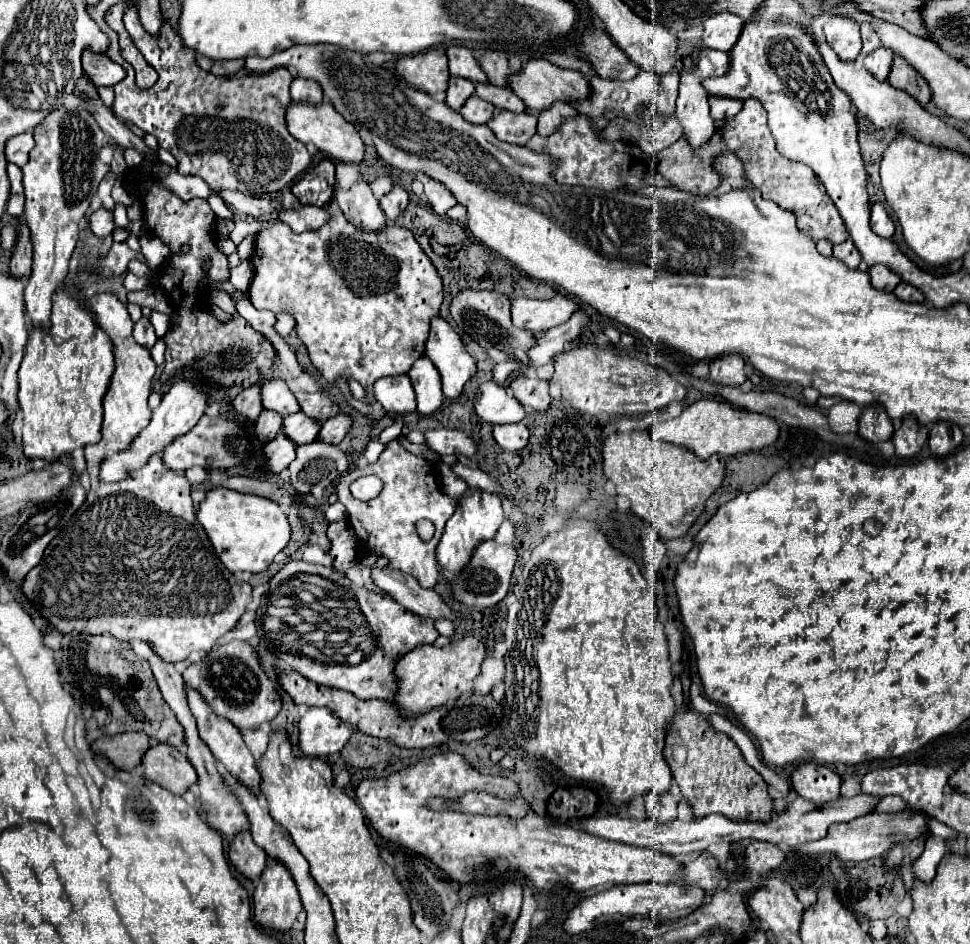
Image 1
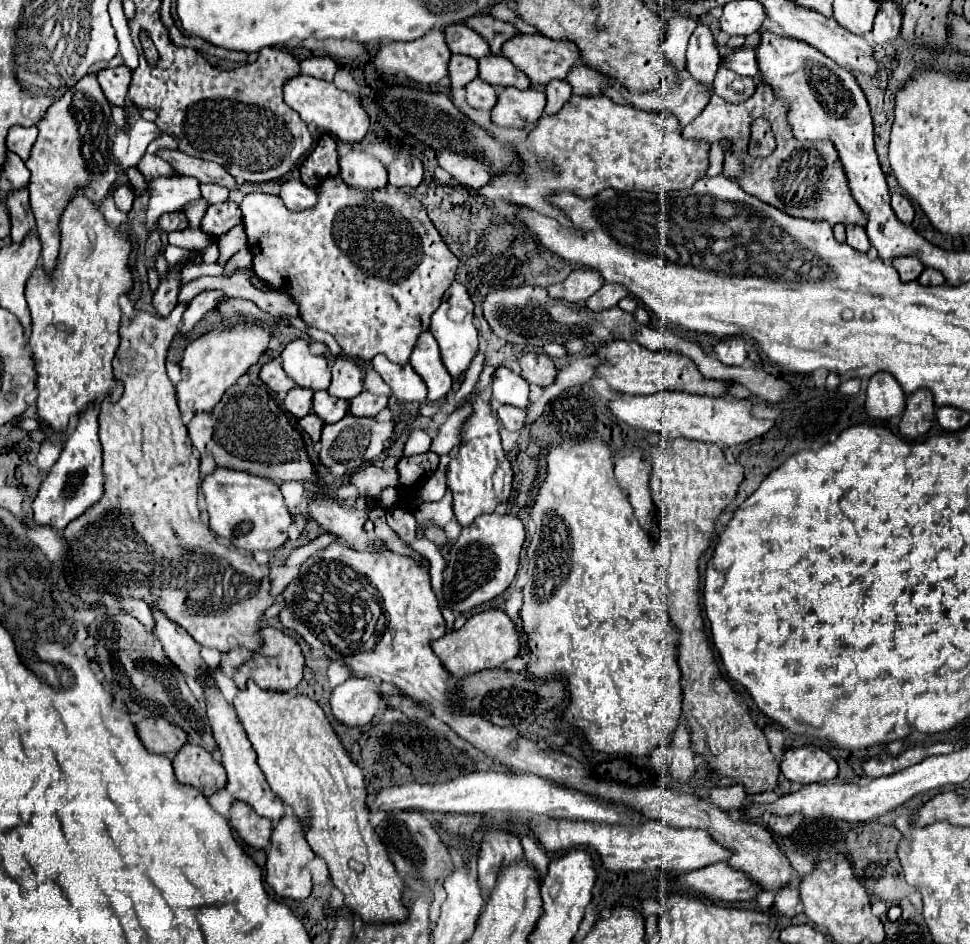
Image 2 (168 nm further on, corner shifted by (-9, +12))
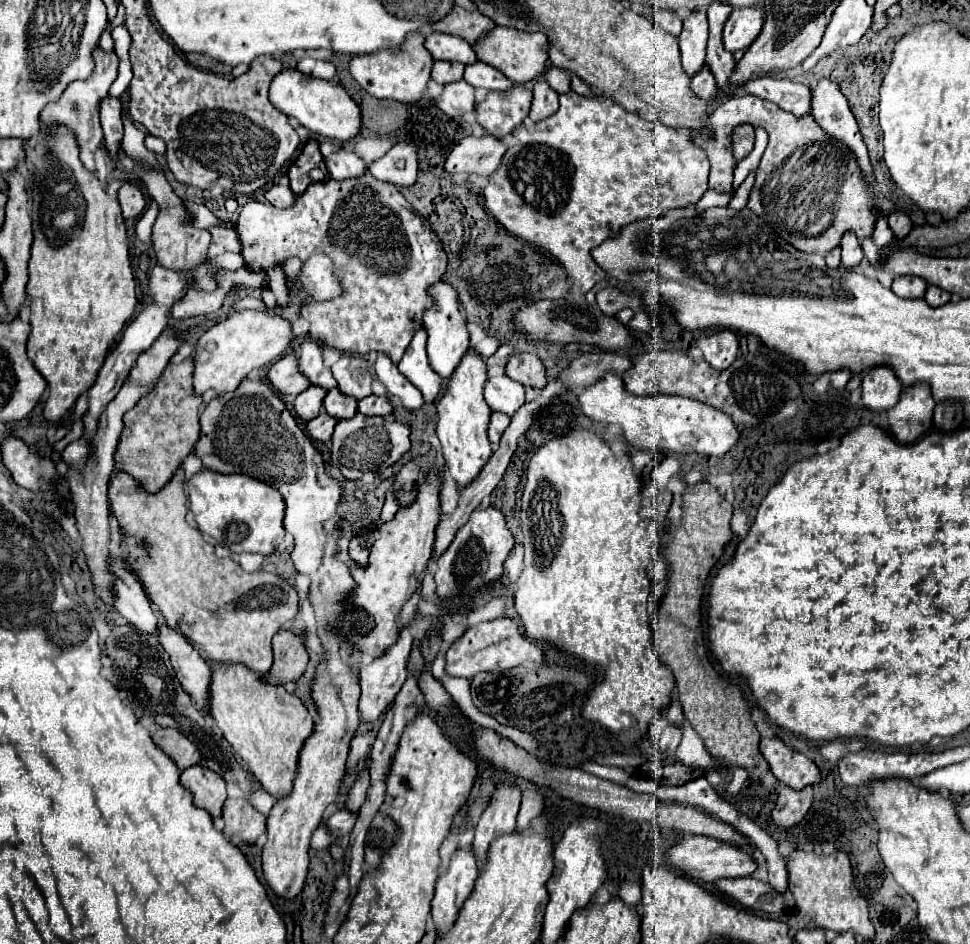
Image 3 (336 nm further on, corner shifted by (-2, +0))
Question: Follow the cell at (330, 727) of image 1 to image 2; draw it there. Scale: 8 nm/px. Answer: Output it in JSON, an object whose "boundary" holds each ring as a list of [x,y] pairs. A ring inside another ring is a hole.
{"boundary":[[[350,676],[332,690],[330,708],[342,726],[366,726],[380,708],[380,688],[372,680]]]}

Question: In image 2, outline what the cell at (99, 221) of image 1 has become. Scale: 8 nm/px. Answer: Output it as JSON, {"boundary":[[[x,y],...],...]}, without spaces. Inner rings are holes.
{"boundary":[[[126,184],[118,186],[118,188],[114,190],[112,196],[114,196],[114,204],[116,204],[118,210],[122,210],[122,212],[130,212],[132,202],[134,202],[134,192],[132,192],[130,186],[126,186]]]}

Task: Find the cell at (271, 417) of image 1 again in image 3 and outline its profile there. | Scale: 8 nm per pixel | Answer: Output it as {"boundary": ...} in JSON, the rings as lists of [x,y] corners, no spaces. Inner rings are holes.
{"boundary":[[[309,386],[295,400],[295,412],[297,412],[297,416],[303,418],[303,420],[313,420],[313,416],[317,416],[321,412],[325,396],[327,396],[325,388],[321,388],[321,386]]]}

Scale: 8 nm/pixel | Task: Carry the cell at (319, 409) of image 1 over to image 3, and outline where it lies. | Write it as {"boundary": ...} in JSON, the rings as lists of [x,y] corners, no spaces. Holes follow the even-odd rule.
{"boundary":[[[343,354],[333,366],[331,372],[339,384],[339,390],[357,400],[371,394],[371,372],[367,370],[367,360],[363,356]]]}

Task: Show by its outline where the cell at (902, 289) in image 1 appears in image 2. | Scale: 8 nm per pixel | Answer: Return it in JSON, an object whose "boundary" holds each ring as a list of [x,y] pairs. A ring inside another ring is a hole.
{"boundary":[[[926,268],[926,270],[922,272],[922,276],[918,278],[918,282],[920,282],[922,286],[938,286],[938,284],[944,282],[944,276],[942,276],[940,272],[936,272],[934,268]]]}

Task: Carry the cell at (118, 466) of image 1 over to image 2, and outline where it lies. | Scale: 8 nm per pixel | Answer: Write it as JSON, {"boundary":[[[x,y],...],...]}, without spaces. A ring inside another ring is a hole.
{"boundary":[[[238,322],[232,330],[214,330],[188,344],[182,356],[182,380],[176,384],[178,406],[184,412],[210,412],[222,394],[246,374],[246,370],[258,362],[260,354],[266,352],[270,342],[270,330],[260,322]]]}

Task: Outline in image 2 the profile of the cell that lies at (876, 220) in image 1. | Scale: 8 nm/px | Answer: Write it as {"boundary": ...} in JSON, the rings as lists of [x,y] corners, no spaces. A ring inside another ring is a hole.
{"boundary":[[[892,194],[892,210],[894,210],[896,218],[904,224],[910,224],[914,218],[914,208],[912,208],[910,200],[902,194]]]}

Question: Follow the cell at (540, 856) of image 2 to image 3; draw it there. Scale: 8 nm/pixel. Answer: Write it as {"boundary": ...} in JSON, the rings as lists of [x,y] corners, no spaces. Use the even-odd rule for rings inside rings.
{"boundary":[[[531,786],[529,790],[525,790],[523,794],[523,802],[521,802],[521,810],[519,810],[519,816],[517,816],[517,830],[525,830],[529,826],[529,822],[541,814],[543,810],[543,804],[545,804],[545,798],[539,794],[537,786]]]}

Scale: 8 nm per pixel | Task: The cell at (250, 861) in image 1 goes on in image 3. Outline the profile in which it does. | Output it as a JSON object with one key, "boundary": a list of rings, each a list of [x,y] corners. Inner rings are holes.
{"boundary":[[[227,798],[223,806],[223,820],[225,820],[225,836],[239,834],[245,842],[253,844],[261,832],[265,832],[265,816],[257,812],[249,800],[245,798]]]}

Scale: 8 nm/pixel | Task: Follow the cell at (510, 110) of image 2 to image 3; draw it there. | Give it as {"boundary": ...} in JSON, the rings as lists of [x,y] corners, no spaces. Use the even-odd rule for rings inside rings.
{"boundary":[[[513,86],[505,92],[489,92],[483,102],[475,104],[477,122],[495,138],[503,138],[515,130],[531,108],[531,90]]]}

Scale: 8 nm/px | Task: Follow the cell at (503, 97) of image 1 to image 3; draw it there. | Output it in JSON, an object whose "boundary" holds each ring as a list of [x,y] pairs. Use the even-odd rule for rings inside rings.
{"boundary":[[[483,62],[467,64],[463,78],[471,86],[475,86],[475,88],[487,88],[487,90],[509,90],[513,86],[513,82],[509,78],[505,78],[497,68],[485,66]]]}

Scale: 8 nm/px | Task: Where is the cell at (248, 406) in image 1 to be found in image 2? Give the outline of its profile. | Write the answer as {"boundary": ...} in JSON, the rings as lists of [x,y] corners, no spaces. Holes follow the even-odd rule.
{"boundary":[[[270,360],[268,364],[262,366],[262,370],[260,370],[260,380],[262,380],[262,382],[268,386],[268,390],[274,392],[274,394],[288,392],[288,390],[292,390],[292,388],[296,386],[296,384],[284,374],[280,362],[276,362],[276,360]]]}

